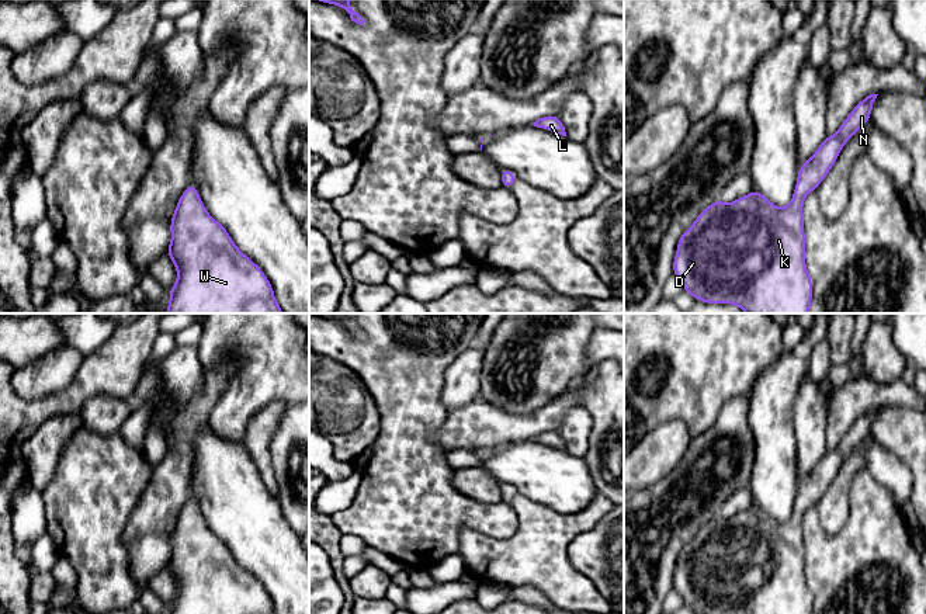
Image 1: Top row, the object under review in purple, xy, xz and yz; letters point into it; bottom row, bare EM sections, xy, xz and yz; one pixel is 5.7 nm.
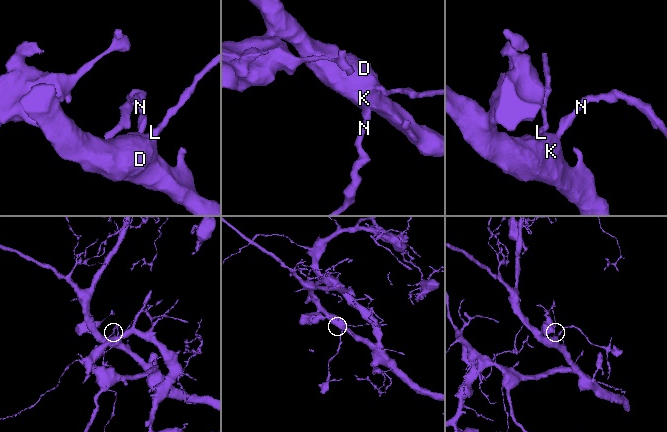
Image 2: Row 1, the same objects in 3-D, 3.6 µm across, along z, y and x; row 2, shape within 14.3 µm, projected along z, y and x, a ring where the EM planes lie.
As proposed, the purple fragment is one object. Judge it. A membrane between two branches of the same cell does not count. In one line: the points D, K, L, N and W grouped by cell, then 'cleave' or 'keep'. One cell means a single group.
D K L N W; keep

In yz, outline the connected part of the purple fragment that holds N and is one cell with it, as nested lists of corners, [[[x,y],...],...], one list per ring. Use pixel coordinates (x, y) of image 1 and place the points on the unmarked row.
[[[870,409],[861,414],[837,447],[828,451],[811,471],[800,481],[793,514],[788,521],[777,523],[762,507],[755,504],[731,518],[719,513],[704,523],[696,537],[683,547],[677,558],[673,575],[673,589],[694,614],[811,614],[812,594],[805,582],[805,549],[802,517],[808,507],[814,506],[835,479],[843,459],[864,438],[870,437],[871,423],[878,409]]]

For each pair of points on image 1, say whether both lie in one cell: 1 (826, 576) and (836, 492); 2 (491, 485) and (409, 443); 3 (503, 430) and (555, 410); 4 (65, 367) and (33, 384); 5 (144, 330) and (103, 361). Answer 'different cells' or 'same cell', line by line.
1: different cells
2: different cells
3: same cell
4: same cell
5: same cell

